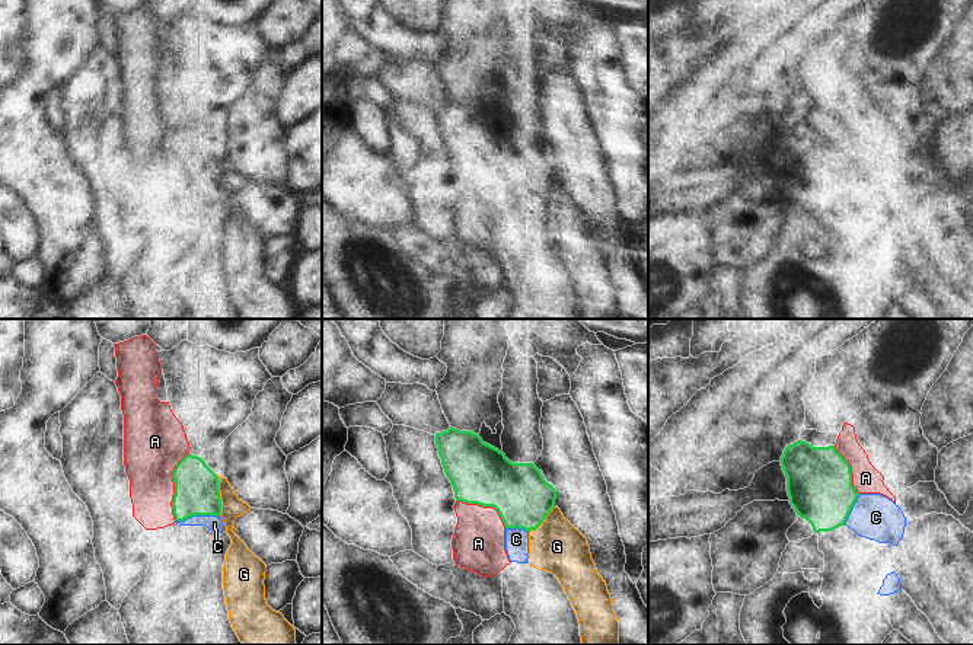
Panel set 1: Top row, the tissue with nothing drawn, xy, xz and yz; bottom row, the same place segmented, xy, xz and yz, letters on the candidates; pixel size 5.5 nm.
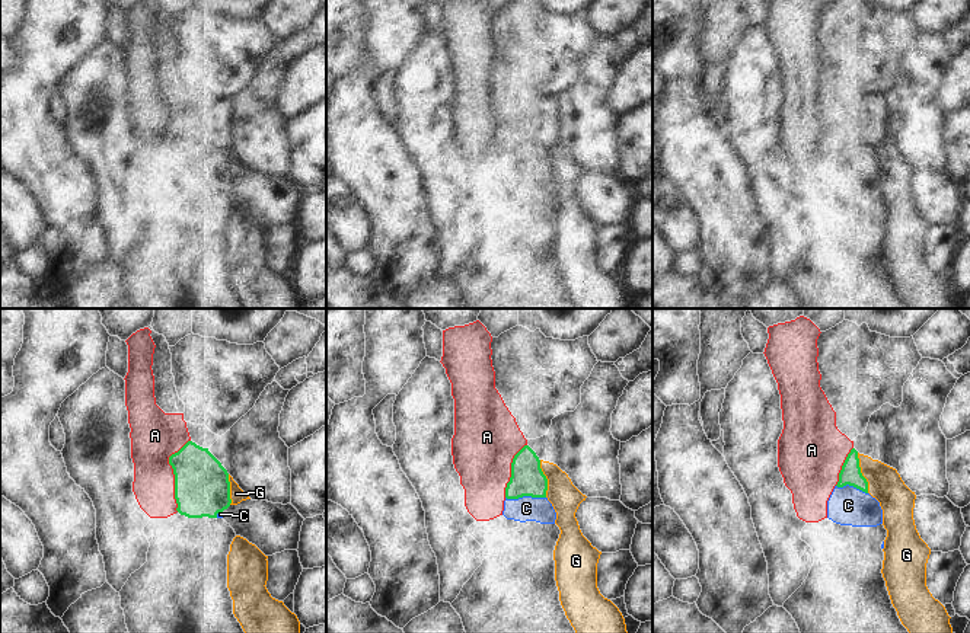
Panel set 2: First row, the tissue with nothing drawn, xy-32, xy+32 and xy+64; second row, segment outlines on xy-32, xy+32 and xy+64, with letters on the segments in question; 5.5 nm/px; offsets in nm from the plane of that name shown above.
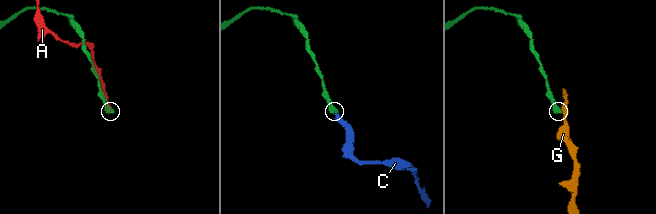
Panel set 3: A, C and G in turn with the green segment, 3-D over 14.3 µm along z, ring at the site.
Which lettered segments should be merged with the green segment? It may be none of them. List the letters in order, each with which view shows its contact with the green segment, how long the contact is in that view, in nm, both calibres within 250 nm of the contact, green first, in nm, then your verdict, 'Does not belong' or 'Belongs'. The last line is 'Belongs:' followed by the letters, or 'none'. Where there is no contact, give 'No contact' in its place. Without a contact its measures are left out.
A: Touches green in xy. Shared border 380 nm. Thickness 240 nm (green) against 320 nm. Does not belong
C: Touches green in xy. Shared border 240 nm. Thickness 240 nm (green) against 90 nm. Belongs
G: Touches green in xy. Shared border 220 nm. Thickness 240 nm (green) against 120 nm. Does not belong
Belongs: C

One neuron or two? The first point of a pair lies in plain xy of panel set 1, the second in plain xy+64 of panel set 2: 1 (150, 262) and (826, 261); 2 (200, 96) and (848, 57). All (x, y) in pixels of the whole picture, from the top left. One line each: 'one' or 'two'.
1: one
2: one

